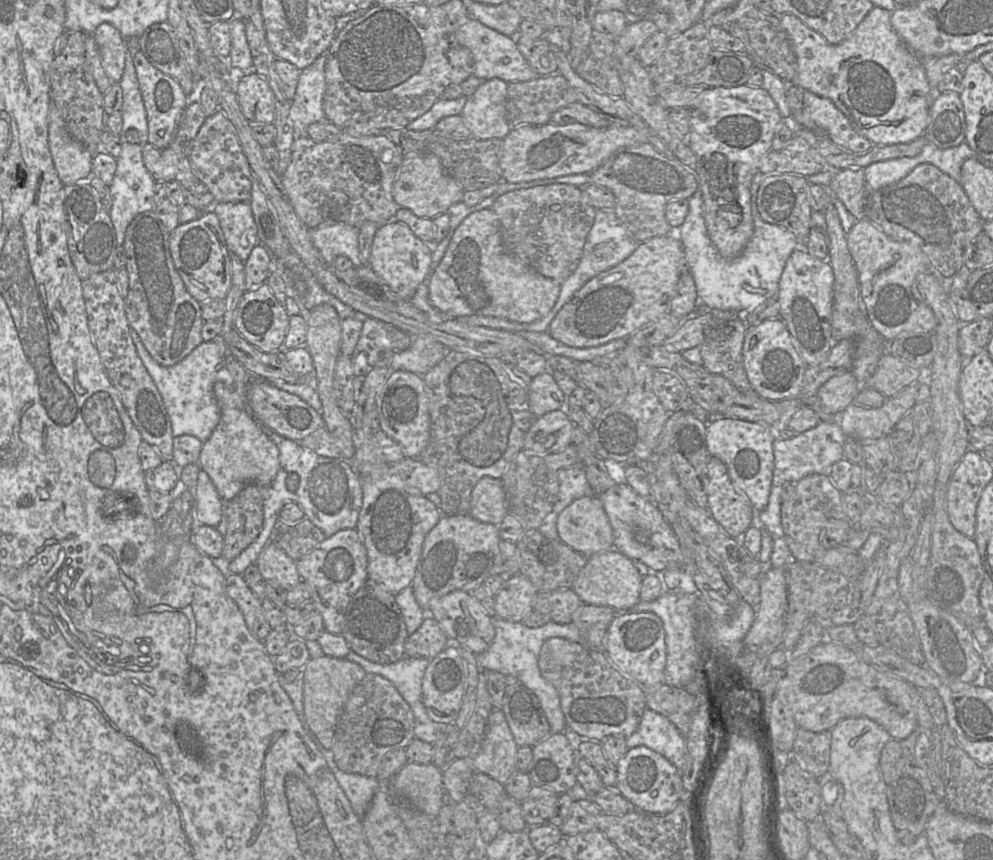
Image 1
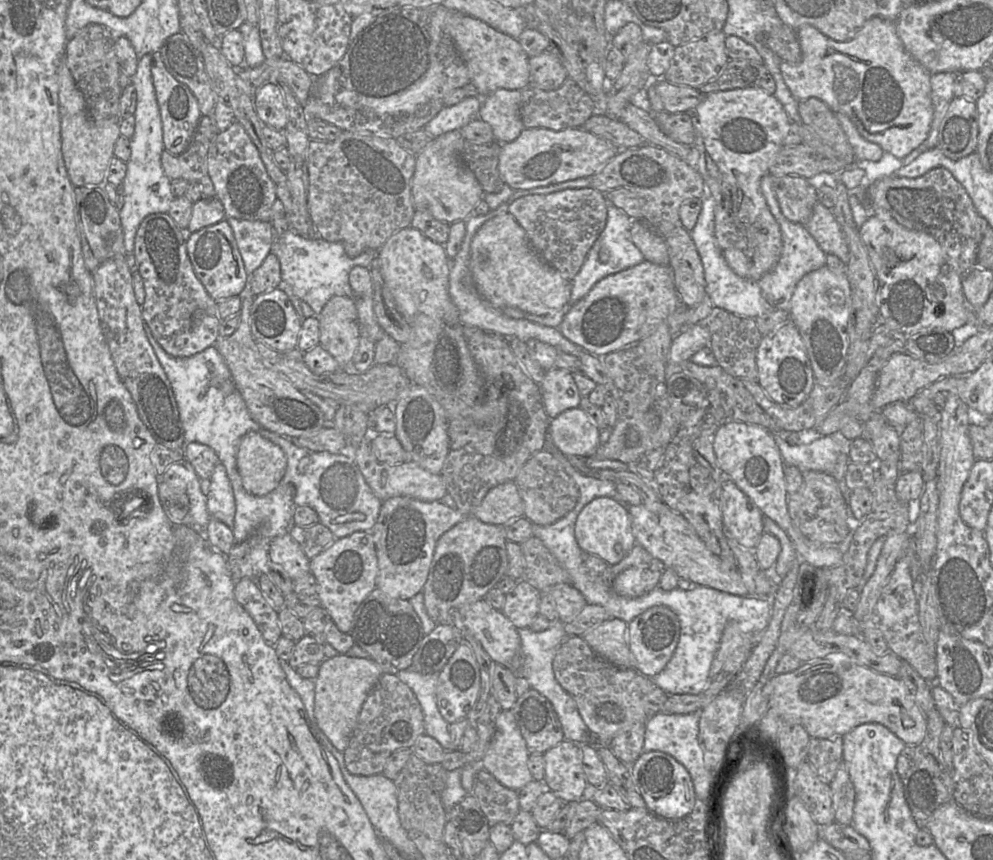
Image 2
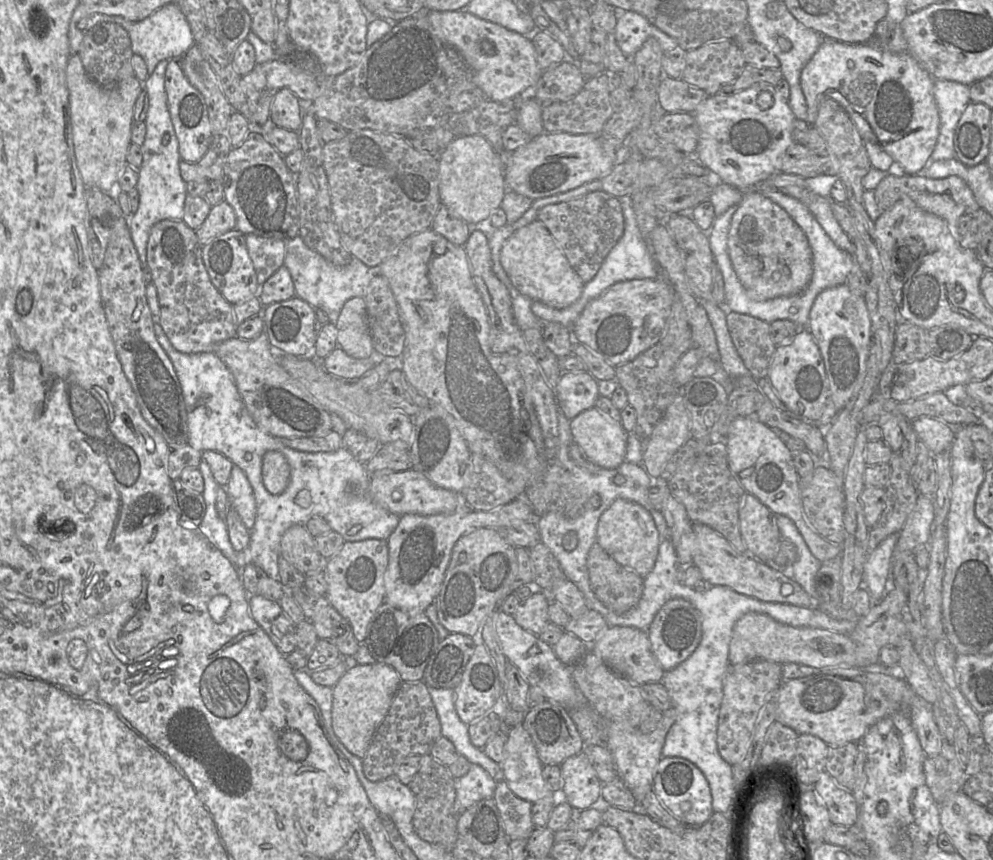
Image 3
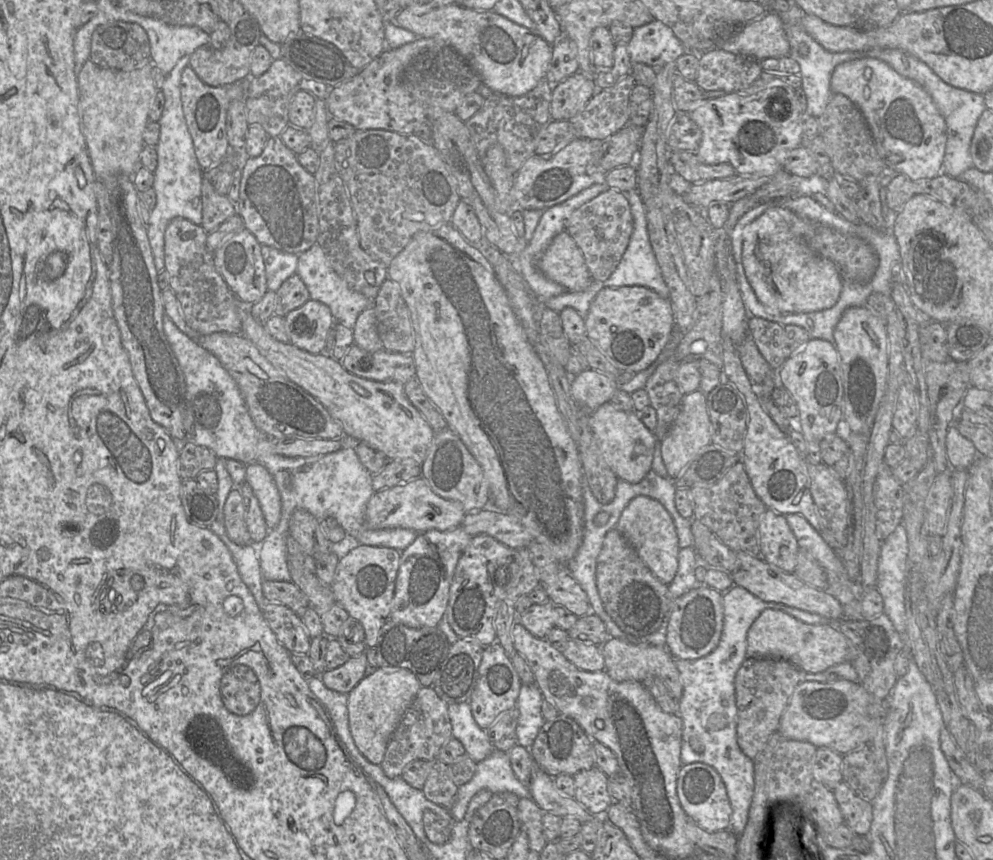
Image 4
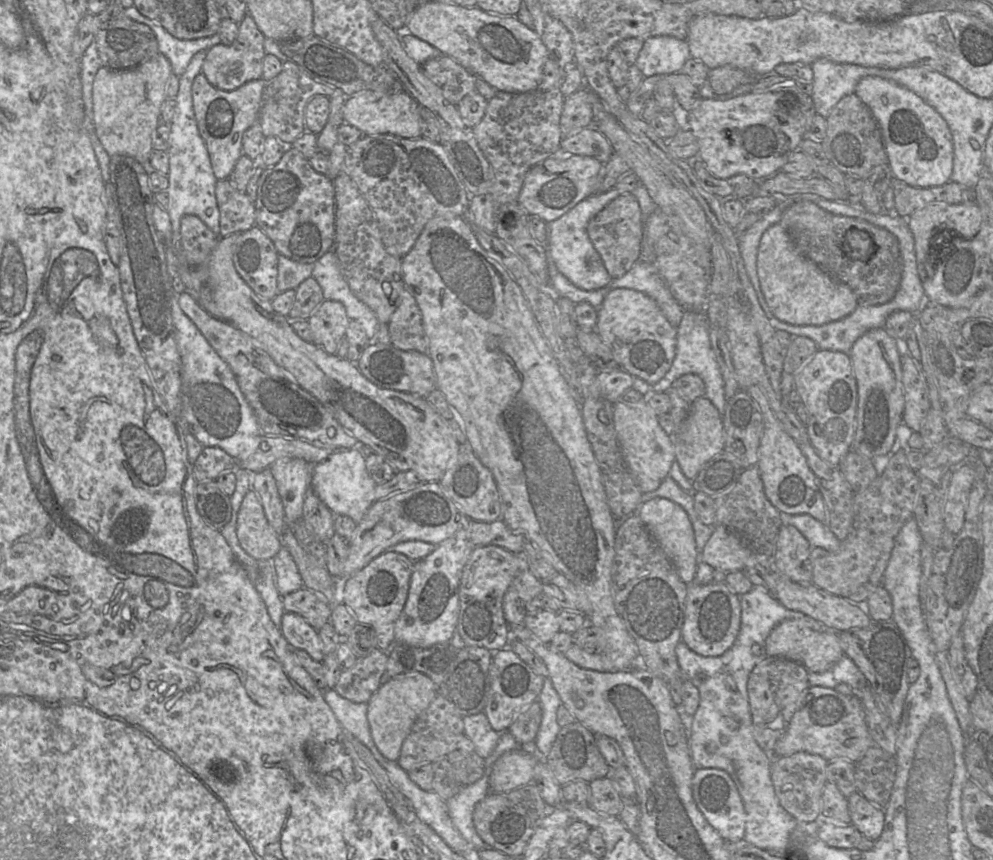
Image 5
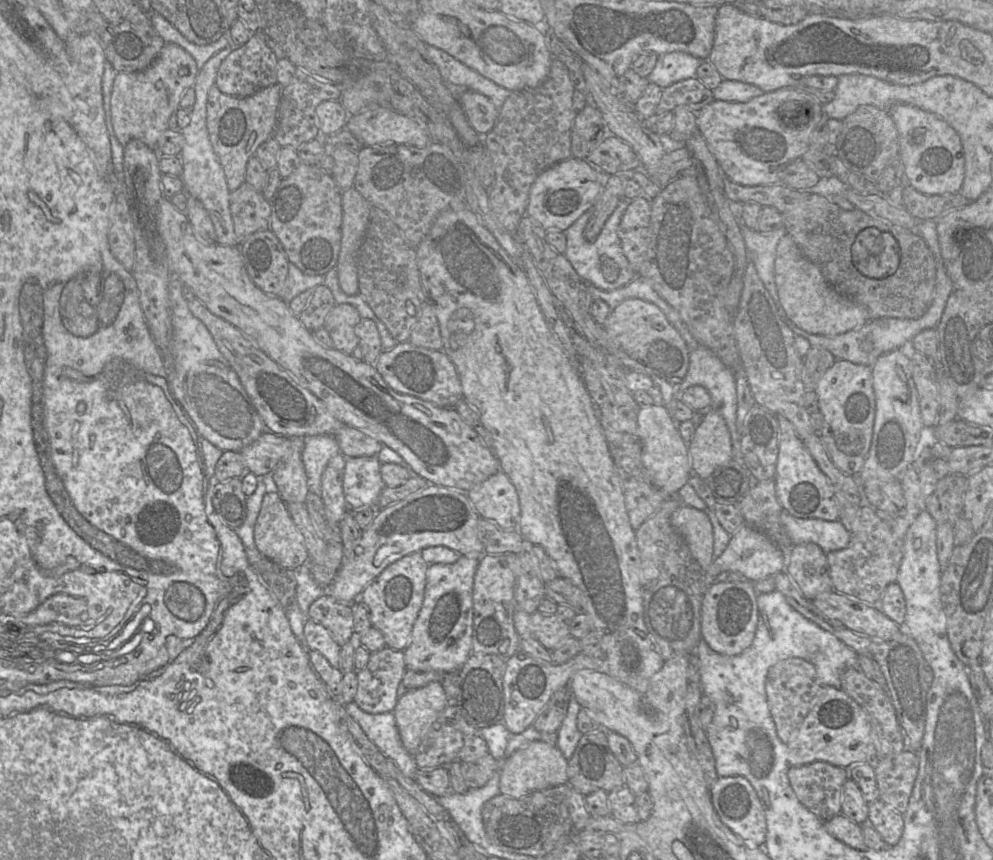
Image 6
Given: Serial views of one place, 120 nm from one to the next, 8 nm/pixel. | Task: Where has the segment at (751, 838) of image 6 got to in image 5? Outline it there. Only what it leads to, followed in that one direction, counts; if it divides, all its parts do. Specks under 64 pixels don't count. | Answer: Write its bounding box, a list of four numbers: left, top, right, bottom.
[692,768,746,841]

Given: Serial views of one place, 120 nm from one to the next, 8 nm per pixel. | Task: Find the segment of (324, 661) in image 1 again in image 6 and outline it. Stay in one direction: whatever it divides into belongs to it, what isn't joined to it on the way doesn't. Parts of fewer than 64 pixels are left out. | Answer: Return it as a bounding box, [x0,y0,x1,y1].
[392,682,448,755]

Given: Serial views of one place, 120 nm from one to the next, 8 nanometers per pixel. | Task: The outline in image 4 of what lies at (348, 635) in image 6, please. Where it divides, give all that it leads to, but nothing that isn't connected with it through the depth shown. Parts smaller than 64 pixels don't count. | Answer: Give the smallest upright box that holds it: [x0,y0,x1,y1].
[262,580,309,616]

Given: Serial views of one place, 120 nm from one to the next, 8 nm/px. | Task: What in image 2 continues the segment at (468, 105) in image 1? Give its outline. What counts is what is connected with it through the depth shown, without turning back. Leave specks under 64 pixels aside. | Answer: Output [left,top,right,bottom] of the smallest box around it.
[478,89,525,141]

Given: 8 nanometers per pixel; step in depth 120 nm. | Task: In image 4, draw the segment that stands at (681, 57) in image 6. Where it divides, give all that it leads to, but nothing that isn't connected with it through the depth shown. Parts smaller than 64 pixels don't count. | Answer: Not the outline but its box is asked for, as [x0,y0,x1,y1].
[625,20,686,68]

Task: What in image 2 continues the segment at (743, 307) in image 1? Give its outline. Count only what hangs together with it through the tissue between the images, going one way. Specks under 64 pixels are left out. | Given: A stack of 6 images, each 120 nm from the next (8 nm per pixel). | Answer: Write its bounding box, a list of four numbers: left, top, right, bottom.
[690,175,826,318]

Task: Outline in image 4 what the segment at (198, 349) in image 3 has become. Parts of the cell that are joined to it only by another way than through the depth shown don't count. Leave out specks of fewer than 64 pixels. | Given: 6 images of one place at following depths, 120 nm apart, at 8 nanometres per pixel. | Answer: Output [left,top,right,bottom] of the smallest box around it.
[164,218,250,335]

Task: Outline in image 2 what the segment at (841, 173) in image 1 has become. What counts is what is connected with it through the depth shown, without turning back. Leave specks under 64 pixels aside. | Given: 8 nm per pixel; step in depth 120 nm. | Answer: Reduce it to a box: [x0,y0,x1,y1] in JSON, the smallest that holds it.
[850,151,905,204]

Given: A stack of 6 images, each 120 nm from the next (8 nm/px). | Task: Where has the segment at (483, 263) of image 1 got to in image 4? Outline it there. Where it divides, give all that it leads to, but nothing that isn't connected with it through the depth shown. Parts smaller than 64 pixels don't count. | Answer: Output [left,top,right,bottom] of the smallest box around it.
[536,231,592,291]

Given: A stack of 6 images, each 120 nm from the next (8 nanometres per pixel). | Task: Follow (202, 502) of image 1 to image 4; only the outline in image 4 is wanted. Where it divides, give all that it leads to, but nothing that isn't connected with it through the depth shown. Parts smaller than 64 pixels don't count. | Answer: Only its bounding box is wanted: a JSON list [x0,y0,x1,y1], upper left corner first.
[245,465,281,530]

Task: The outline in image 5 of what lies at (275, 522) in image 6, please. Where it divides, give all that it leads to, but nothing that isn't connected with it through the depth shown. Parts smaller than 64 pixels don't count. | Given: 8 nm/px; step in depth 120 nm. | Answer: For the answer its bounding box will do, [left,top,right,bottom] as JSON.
[237,490,283,560]

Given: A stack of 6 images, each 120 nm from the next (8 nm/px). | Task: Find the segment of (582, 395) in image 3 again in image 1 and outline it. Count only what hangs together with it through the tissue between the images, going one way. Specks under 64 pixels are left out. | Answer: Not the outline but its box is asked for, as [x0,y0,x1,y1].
[529,372,566,417]

